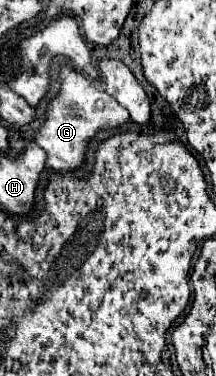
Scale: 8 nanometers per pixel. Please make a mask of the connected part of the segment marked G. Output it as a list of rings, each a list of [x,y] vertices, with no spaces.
[[[63,66],[61,70],[61,94],[47,108],[47,120],[37,132],[35,142],[47,152],[47,168],[55,172],[73,172],[85,164],[85,154],[89,150],[89,142],[101,130],[121,128],[129,122],[129,112],[113,102],[113,98],[97,90],[83,74]]]

